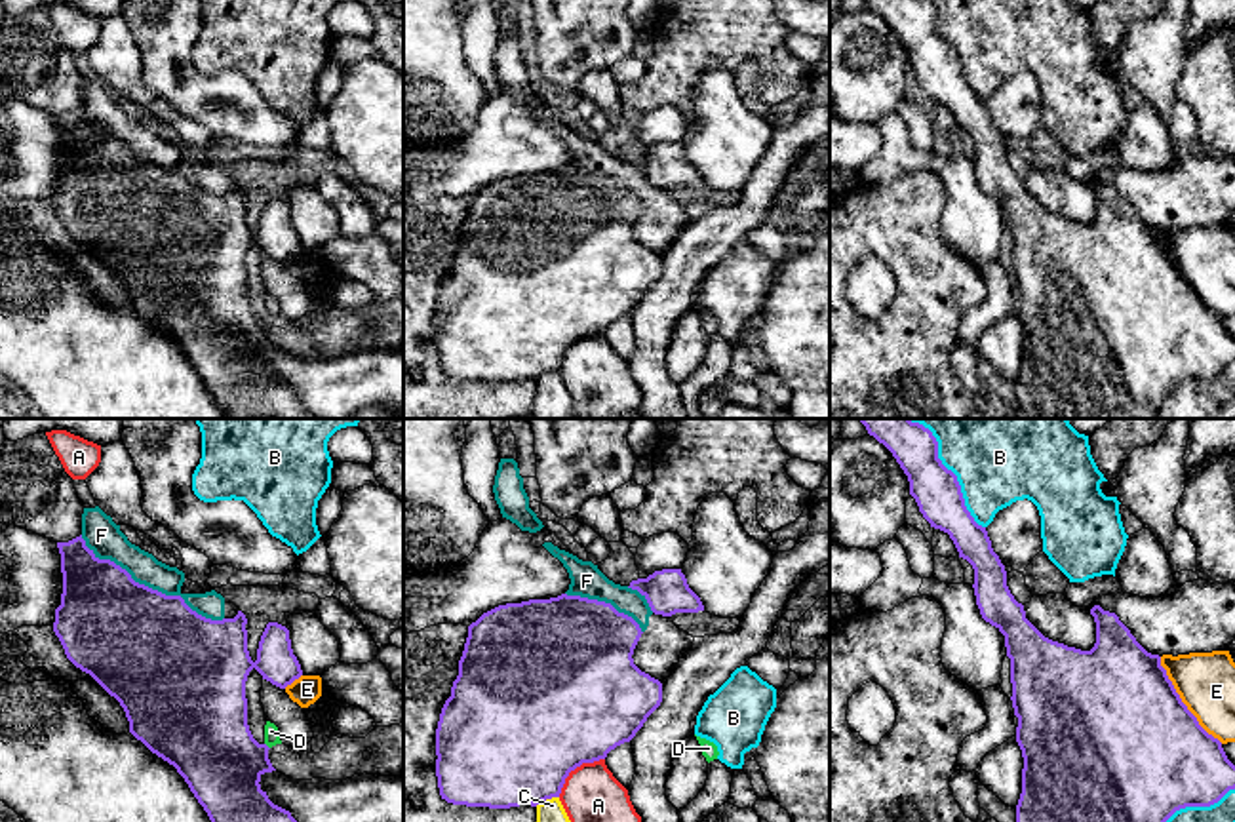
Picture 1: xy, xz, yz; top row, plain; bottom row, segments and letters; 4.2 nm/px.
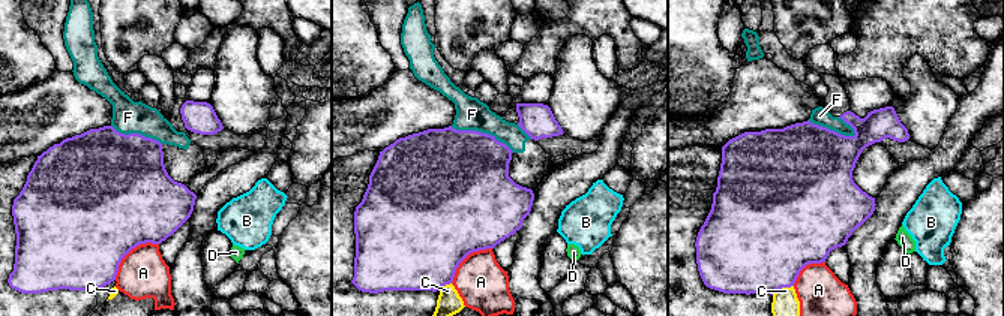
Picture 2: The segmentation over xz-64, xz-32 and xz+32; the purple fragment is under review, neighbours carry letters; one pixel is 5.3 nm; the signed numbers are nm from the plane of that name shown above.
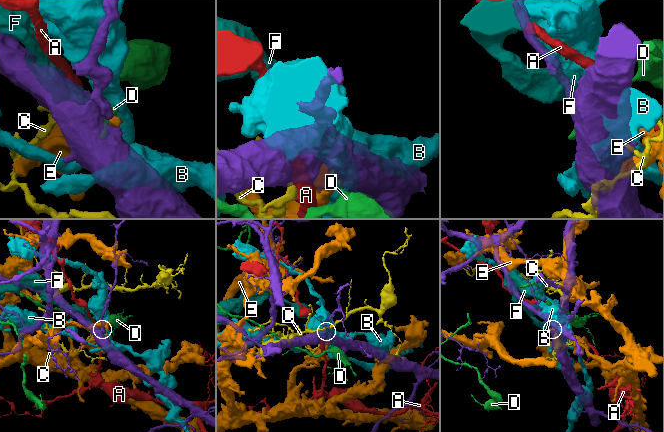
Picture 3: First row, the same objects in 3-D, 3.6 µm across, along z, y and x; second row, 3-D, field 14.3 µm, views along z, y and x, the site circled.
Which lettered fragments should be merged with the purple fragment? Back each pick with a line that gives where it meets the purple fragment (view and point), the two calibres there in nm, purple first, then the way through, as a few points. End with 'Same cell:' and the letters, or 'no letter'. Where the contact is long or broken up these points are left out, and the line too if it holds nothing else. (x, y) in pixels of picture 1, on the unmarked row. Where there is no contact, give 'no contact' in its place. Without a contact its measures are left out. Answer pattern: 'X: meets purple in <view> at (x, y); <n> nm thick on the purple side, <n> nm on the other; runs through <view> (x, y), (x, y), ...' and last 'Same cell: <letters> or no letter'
Same cell: no letter

